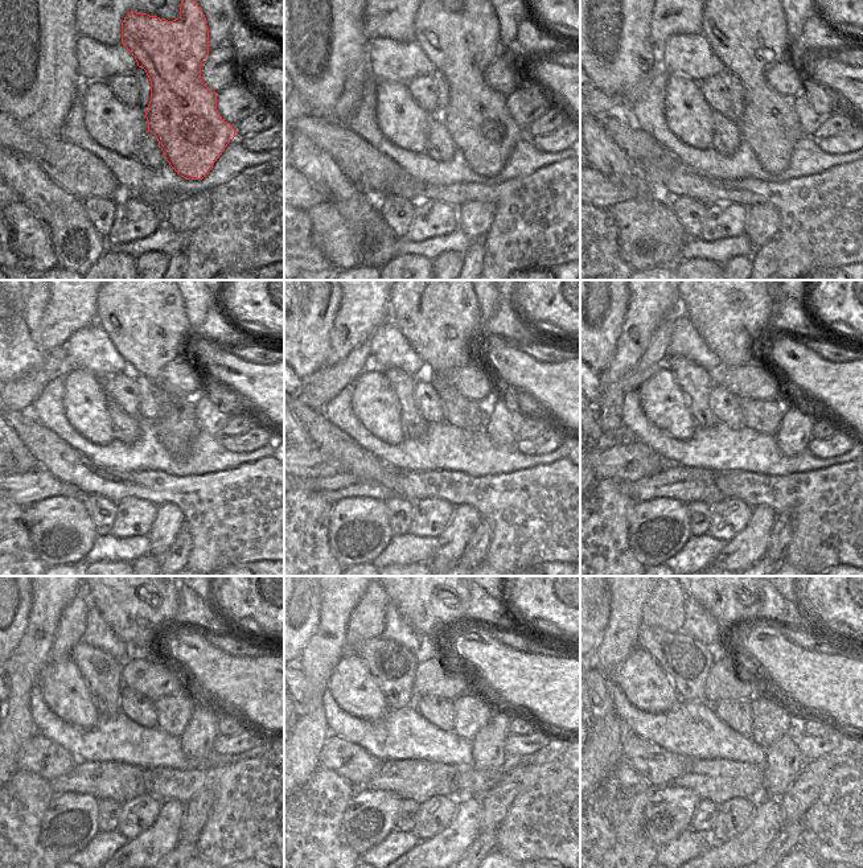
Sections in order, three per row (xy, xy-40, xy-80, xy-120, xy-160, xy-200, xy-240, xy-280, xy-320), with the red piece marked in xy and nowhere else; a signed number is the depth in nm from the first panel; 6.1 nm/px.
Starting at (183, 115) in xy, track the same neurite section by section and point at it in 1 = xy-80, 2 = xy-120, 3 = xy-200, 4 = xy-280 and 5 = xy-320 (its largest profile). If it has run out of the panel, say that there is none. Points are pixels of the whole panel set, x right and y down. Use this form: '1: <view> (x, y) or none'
1: xy-80 (743, 23)
2: xy-120 (139, 307)
3: xy-200 (731, 307)
4: xy-280 (434, 603)
5: xy-320 (734, 603)

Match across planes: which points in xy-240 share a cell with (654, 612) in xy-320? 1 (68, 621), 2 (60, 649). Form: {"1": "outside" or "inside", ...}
{"1": "inside", "2": "inside"}

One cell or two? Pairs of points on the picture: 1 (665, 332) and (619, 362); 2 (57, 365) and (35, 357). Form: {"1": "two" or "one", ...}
{"1": "two", "2": "two"}

